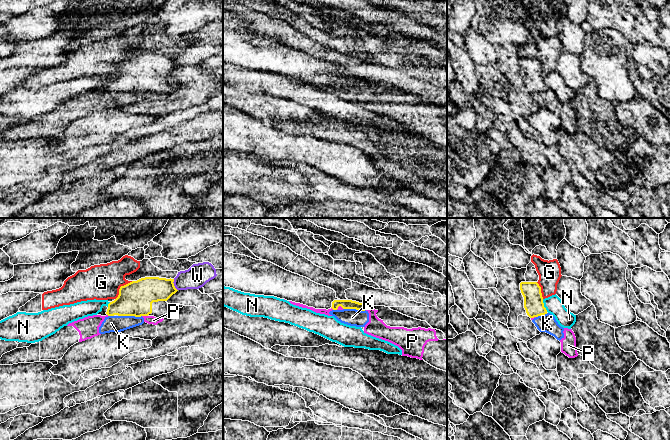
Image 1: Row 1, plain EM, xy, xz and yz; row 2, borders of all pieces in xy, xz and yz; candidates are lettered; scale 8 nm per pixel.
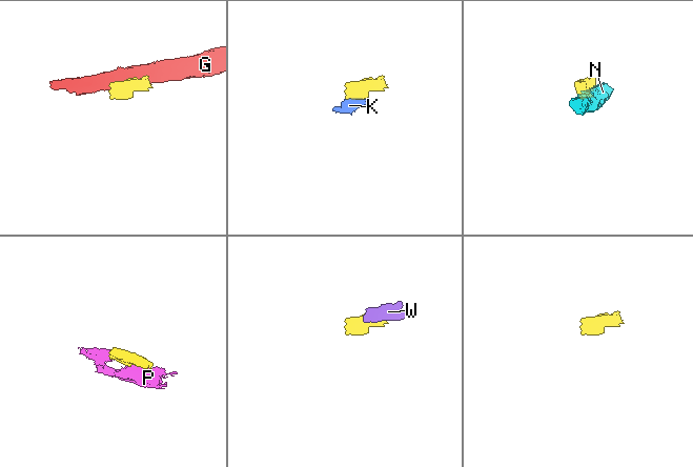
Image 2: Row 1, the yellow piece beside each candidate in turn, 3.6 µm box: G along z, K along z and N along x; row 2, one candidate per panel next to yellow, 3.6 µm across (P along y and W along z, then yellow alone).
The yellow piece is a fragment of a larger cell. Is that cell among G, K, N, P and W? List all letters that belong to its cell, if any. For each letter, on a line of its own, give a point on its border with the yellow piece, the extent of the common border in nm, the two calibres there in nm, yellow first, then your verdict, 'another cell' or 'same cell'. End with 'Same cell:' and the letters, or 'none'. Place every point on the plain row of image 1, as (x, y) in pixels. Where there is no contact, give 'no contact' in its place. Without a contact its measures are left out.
G: contact xy (120, 63); length 200 nm; calibres 280 and 280 nm; another cell
K: contact xy (130, 91); length 190 nm; calibres 280 and 130 nm; another cell
N: contact yz (543, 81); length 110 nm; calibres 160 and 140 nm; another cell
P: contact xy (145, 91); length 50 nm; calibres 280 and 70 nm; another cell
W: contact xy (173, 61); length 100 nm; calibres 220 and 180 nm; another cell
Same cell: none

